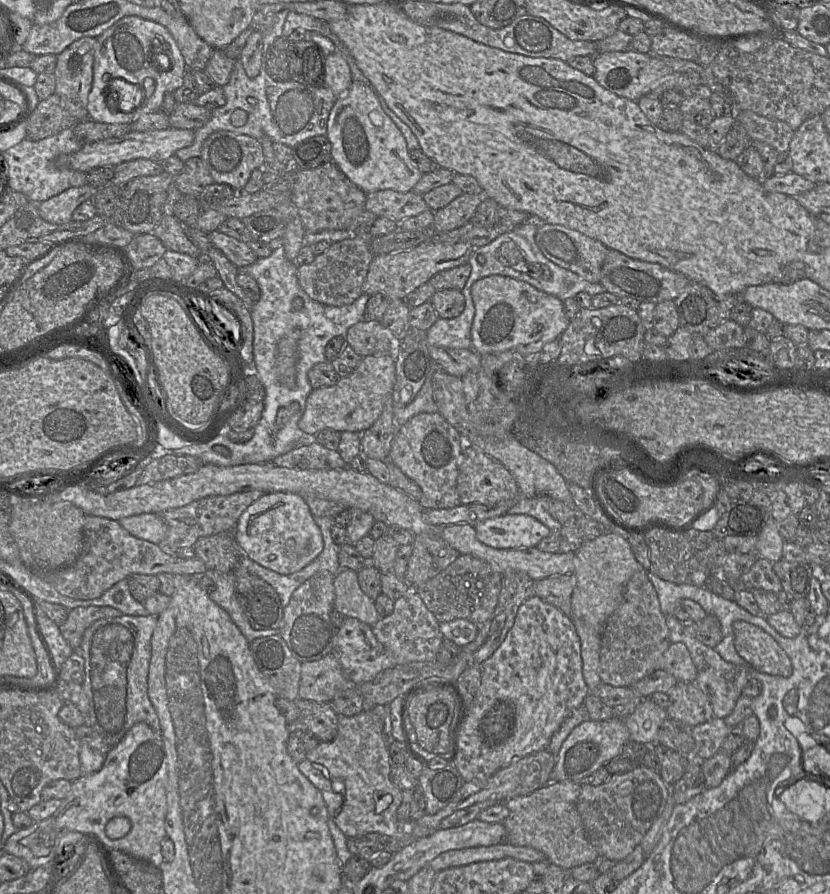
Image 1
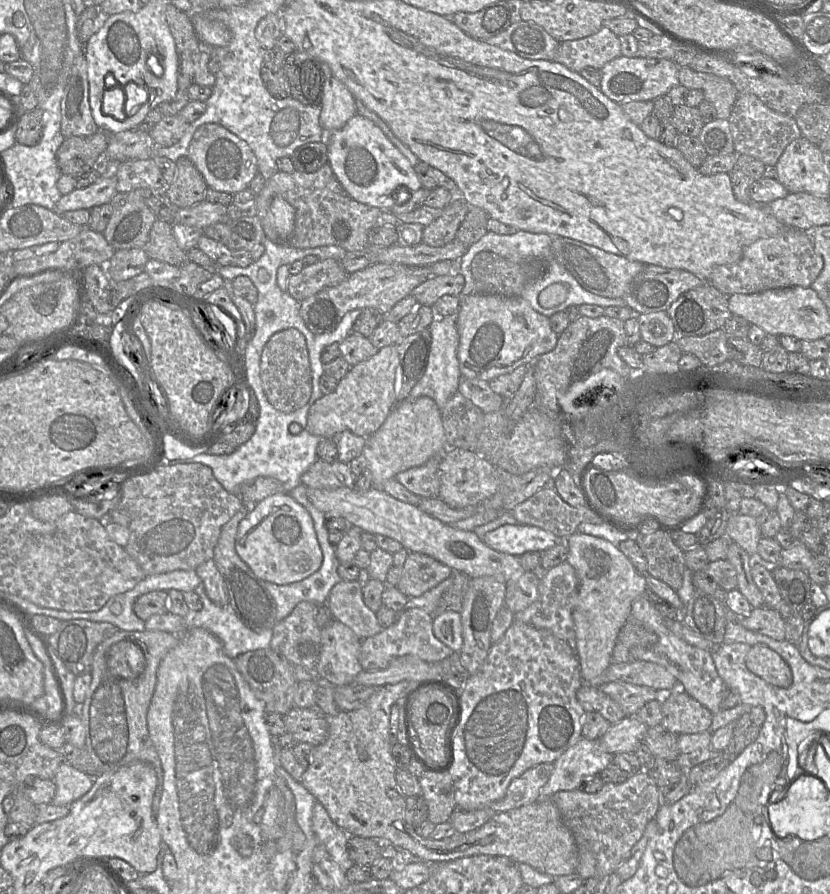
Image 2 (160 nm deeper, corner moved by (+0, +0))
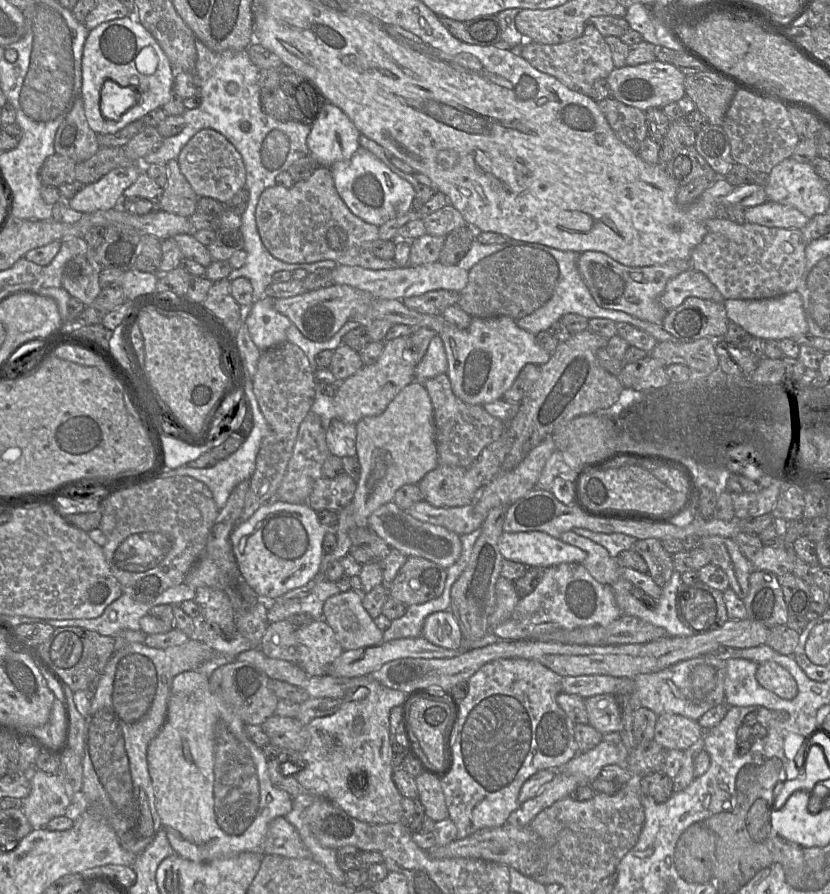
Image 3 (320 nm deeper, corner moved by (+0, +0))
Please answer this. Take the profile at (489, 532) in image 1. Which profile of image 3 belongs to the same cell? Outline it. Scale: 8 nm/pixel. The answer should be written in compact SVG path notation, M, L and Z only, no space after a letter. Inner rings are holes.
M541 531L503 532L498 548L504 559L527 567L582 563L587 556L584 550Z

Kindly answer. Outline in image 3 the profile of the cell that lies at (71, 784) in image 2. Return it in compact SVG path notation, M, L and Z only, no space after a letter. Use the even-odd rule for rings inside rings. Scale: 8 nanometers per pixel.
M36 770L31 775L30 783L31 791L21 799L20 808L32 829L42 829L51 819L65 815L72 800L66 794L57 773Z

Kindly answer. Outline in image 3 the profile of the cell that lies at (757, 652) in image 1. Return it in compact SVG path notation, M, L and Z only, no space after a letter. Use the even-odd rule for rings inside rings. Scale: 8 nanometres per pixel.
M773 661L758 664L756 679L759 684L779 697L791 700L798 694L795 678L783 666Z

